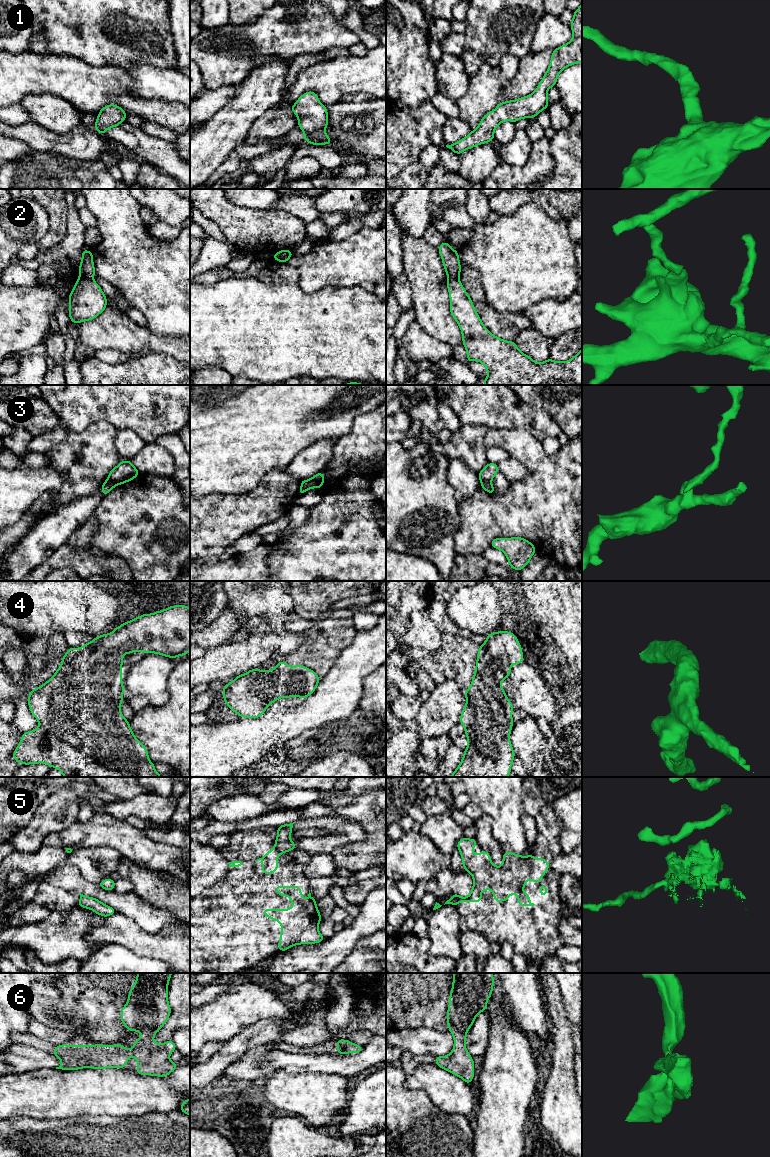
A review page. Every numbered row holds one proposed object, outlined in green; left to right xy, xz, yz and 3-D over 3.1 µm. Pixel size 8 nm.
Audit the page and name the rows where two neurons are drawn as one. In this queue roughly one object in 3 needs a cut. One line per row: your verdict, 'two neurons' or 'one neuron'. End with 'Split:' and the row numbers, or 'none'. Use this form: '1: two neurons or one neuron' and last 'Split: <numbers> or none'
1: one neuron
2: two neurons
3: two neurons
4: one neuron
5: two neurons
6: one neuron
Split: 2, 3, 5

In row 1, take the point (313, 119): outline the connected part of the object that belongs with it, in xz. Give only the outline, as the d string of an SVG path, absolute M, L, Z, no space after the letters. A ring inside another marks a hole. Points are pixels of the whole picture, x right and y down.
M308 91L301 95L291 111L298 117L298 125L304 132L303 138L313 145L332 144L332 140L325 133L328 126L327 107L319 102L315 92Z

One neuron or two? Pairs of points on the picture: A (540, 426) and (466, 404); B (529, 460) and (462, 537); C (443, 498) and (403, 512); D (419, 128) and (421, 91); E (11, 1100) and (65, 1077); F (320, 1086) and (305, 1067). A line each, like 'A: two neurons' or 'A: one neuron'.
A: one neuron
B: one neuron
C: one neuron
D: two neurons
E: one neuron
F: two neurons

